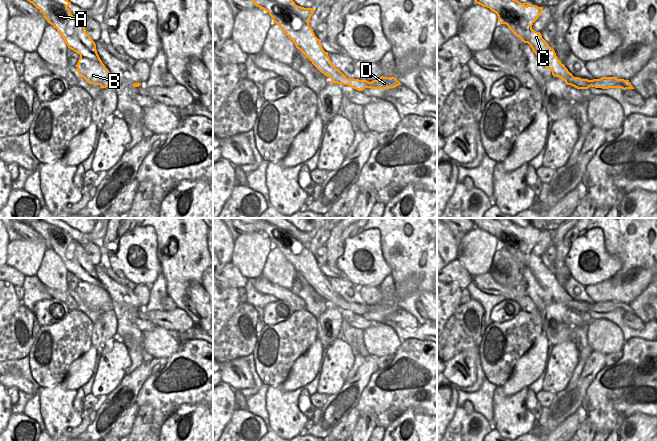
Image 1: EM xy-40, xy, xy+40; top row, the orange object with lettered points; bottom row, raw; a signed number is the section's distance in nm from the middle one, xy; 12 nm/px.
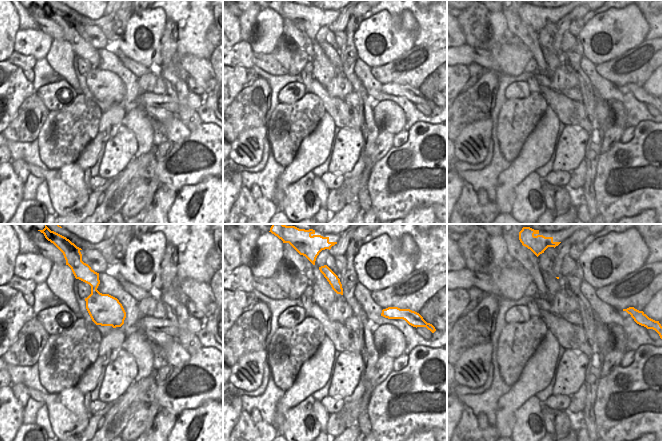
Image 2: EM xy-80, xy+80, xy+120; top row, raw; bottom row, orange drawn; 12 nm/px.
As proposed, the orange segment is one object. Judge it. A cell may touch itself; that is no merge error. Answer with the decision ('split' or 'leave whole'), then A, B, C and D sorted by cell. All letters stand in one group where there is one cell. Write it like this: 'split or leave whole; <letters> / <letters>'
leave whole; A B C D

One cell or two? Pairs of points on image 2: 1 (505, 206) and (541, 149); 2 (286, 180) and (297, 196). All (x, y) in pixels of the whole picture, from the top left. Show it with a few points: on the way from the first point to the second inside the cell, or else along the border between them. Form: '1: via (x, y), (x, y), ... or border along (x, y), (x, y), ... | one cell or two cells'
1: via (505, 192), (507, 182), (527, 162) | one cell
2: border along (310, 171), (287, 187), (284, 192), (282, 206) | two cells

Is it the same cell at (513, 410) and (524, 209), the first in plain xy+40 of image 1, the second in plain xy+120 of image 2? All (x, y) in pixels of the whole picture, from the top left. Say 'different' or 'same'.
same

